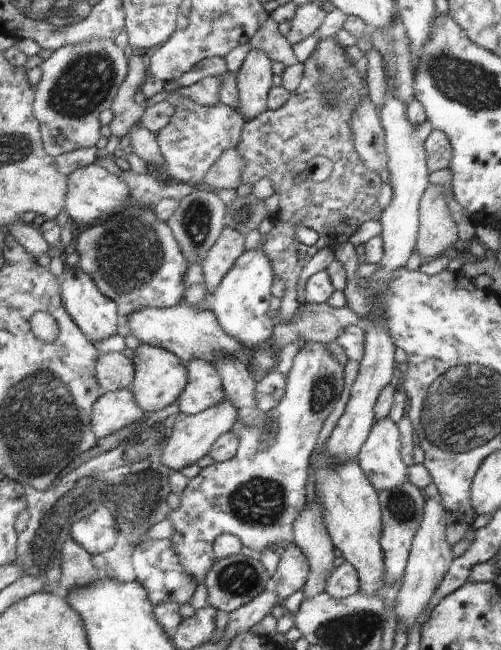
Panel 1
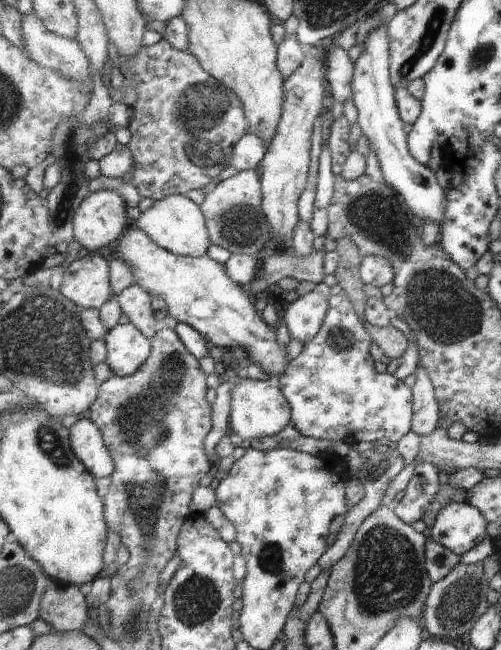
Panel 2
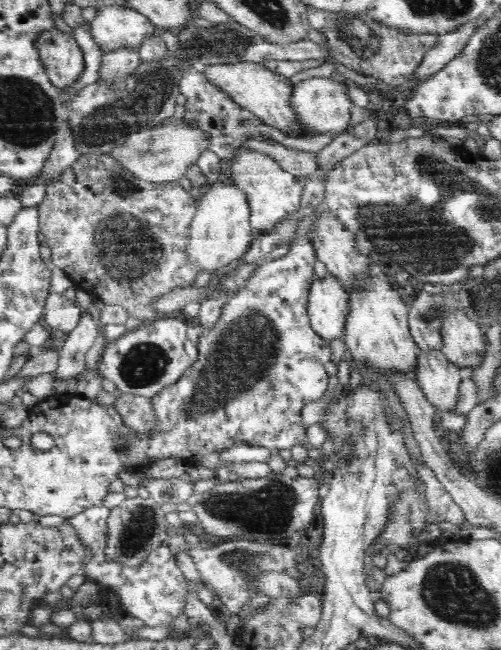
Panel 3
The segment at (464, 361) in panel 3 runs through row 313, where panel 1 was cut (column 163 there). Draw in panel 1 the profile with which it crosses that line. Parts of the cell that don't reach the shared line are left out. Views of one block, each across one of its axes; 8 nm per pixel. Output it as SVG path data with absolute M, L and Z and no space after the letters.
M227 396L218 405L197 415L189 415L181 412L165 448L162 464L165 464L165 466L173 471L179 472L196 463L199 464L203 458L206 458L214 450L214 445L219 441L219 438L222 438L229 432L235 431L238 424L239 410Z

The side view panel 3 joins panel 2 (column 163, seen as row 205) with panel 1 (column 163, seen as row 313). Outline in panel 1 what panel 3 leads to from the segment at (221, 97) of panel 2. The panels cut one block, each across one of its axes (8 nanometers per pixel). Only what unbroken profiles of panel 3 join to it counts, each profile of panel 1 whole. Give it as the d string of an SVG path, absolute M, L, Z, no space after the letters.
M188 97L180 98L169 124L158 132L158 144L168 165L168 178L177 179L197 188L204 187L205 178L213 164L232 149L237 149L242 141L247 122L237 109L230 108L220 100L215 105L199 105Z

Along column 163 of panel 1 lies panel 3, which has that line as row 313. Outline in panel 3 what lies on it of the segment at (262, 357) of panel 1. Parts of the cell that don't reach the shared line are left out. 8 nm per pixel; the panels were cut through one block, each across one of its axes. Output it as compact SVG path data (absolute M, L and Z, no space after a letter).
M332 275L318 280L312 278L309 288L307 312L312 328L318 336L326 340L334 340L345 332L345 323L349 314L349 294L345 286Z

